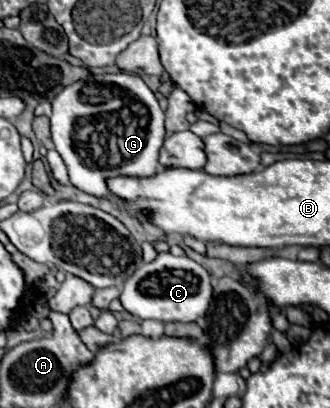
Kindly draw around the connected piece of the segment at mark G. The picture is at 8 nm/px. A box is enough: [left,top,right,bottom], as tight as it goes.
[51,72,165,198]

